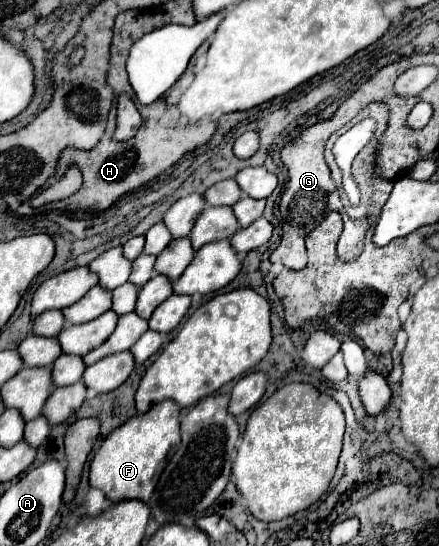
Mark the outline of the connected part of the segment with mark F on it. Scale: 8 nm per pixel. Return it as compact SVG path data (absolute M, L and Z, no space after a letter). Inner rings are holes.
M166 399L154 405L148 413L130 417L124 425L114 429L90 461L90 485L104 491L112 501L140 499L150 501L154 491L154 475L158 465L180 445L180 407L178 403Z

